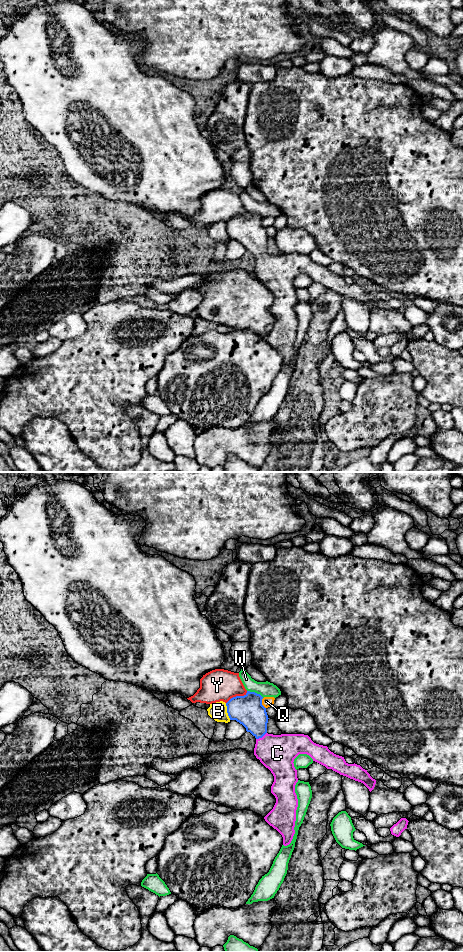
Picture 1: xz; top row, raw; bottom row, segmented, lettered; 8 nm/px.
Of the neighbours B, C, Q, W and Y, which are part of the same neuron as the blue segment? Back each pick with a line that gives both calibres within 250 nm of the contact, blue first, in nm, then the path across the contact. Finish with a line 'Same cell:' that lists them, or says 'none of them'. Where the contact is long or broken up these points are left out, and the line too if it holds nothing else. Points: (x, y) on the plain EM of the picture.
C: 240/280 nm | across xz (248, 230), (255, 239), (261, 257), (277, 273)
Same cell: C

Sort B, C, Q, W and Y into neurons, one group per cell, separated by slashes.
B / C / Q / W / Y

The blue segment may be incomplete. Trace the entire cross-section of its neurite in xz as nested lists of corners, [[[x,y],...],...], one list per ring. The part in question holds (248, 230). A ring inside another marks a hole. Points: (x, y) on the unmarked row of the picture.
[[[247,211],[244,216],[231,218],[227,223],[227,233],[230,240],[236,240],[242,244],[247,252],[250,252],[256,258],[254,275],[260,282],[268,288],[274,296],[274,302],[271,306],[271,313],[276,318],[273,329],[264,337],[265,341],[276,349],[283,357],[283,365],[291,363],[295,354],[296,330],[298,319],[295,313],[295,305],[298,302],[297,290],[294,287],[294,279],[299,274],[309,275],[313,281],[325,286],[327,289],[346,296],[350,299],[363,303],[371,312],[376,304],[367,290],[357,284],[348,284],[344,277],[331,272],[327,266],[314,263],[308,255],[304,254],[281,254],[273,255],[267,253],[268,235],[266,228],[262,225],[263,217],[255,212]]]

